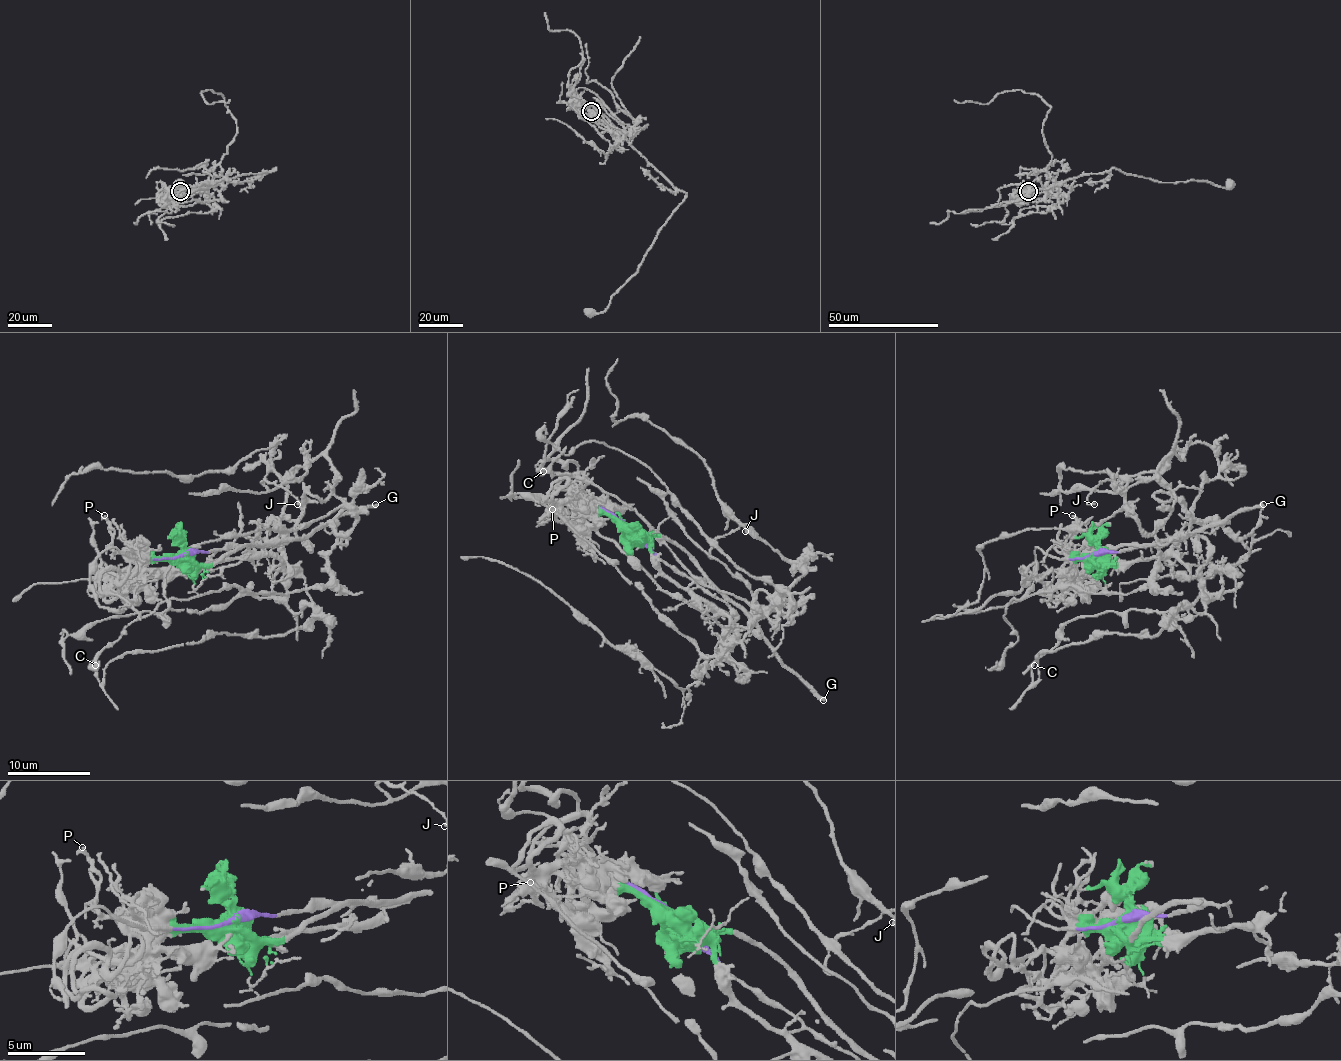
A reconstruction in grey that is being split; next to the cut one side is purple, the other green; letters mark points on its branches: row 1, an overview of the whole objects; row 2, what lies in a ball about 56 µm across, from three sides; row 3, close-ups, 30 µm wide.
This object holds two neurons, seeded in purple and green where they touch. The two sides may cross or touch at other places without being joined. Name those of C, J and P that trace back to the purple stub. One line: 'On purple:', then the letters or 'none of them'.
On purple: C, J

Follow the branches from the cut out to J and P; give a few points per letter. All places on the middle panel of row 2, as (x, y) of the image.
J: (628, 529), (739, 626), (756, 595), (777, 609), (783, 595), (758, 603), (711, 554), (719, 537), (746, 531)
P: (628, 529), (581, 496), (562, 515), (552, 508)

